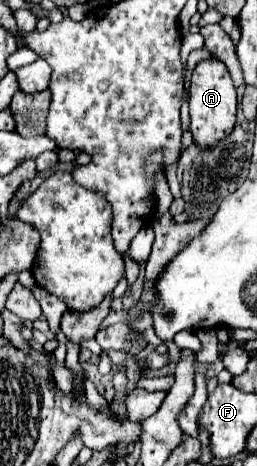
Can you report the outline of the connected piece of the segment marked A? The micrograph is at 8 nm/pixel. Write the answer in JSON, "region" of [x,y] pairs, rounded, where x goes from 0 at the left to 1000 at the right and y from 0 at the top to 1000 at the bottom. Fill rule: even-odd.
{"region":[[[805,124],[767,137],[743,167],[743,210],[735,210],[735,249],[743,249],[743,288],[751,309],[782,322],[829,322],[868,296],[883,296],[922,262],[922,197],[891,150],[868,133]]]}

